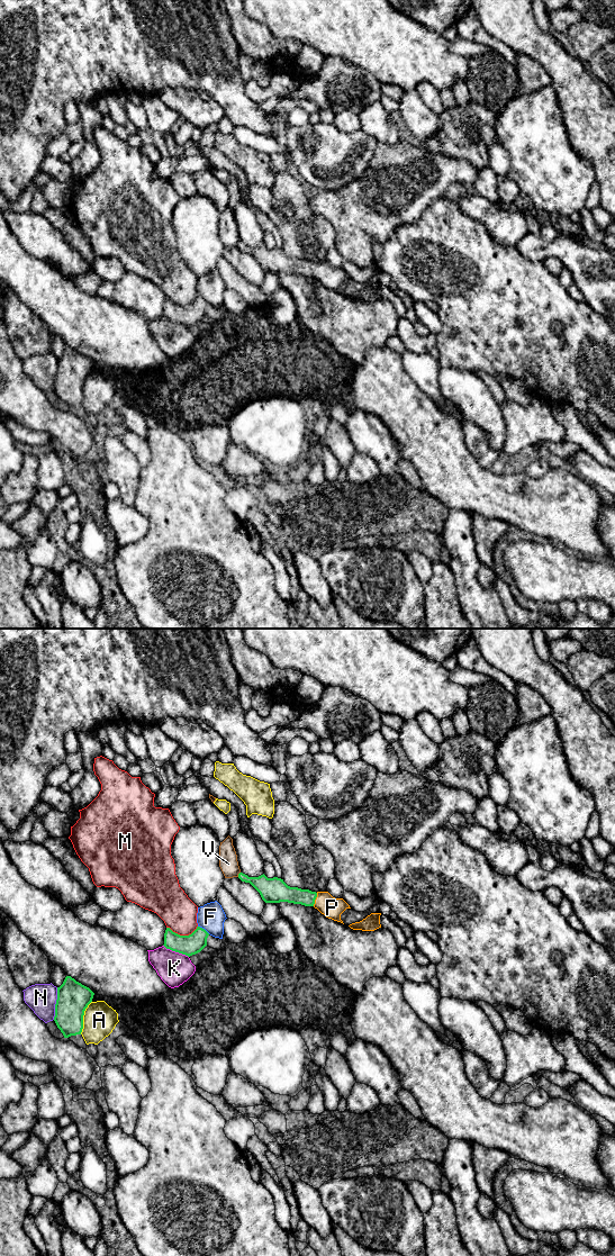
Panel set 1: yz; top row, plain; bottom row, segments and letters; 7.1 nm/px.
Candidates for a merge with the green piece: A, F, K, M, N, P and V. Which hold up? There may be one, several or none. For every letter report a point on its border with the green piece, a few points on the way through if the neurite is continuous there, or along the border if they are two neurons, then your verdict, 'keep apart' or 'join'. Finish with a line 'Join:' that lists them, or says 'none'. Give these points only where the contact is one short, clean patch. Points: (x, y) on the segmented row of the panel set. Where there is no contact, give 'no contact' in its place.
A: contact yz (82, 1018); keep apart
F: contact yz (204, 929); keep apart
K: contact yz (175, 951); keep apart
M: contact yz (182, 936); keep apart
N: contact yz (56, 1003); keep apart
P: contact yz (314, 900); way yz (280, 892), (314, 900), (320, 900), (332, 907); join
V: contact yz (238, 874); keep apart
Join: P

